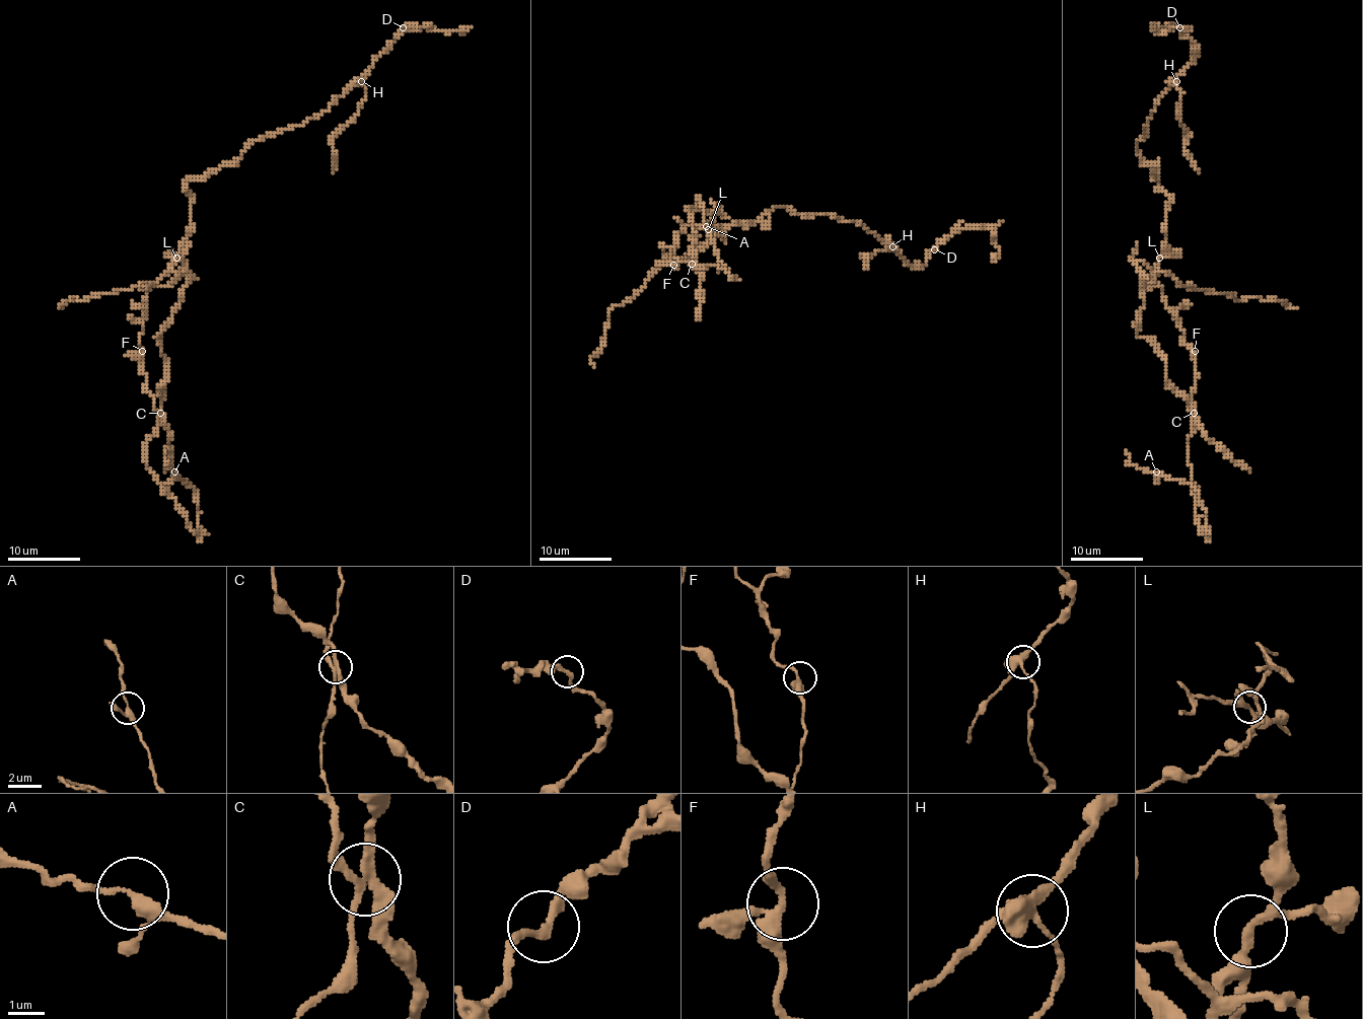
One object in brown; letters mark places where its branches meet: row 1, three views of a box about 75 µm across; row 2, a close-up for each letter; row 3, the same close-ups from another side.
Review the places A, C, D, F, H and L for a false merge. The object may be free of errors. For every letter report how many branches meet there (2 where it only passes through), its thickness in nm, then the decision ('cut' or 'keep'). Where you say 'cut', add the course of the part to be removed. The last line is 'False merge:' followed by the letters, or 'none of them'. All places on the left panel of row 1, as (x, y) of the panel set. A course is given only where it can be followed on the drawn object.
A: 3 branches meet; 240 nm thick; keep
C: 4 branches meet; 240 nm thick; cut; foreign part runs (160, 413), (165, 356), (158, 338), (188, 282), (184, 262), (171, 283), (138, 285), (67, 300), (62, 309)
D: 2 branches meet; 240 nm thick; keep
F: 3 branches meet; 240 nm thick; keep
H: 4 branches meet; 360 nm thick; keep
L: 3 branches meet; 190 nm thick; keep
False merge: C

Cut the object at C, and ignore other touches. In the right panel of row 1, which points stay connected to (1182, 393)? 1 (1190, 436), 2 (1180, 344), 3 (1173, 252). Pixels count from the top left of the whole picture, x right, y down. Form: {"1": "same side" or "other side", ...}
{"1": "other side", "2": "other side", "3": "other side"}

